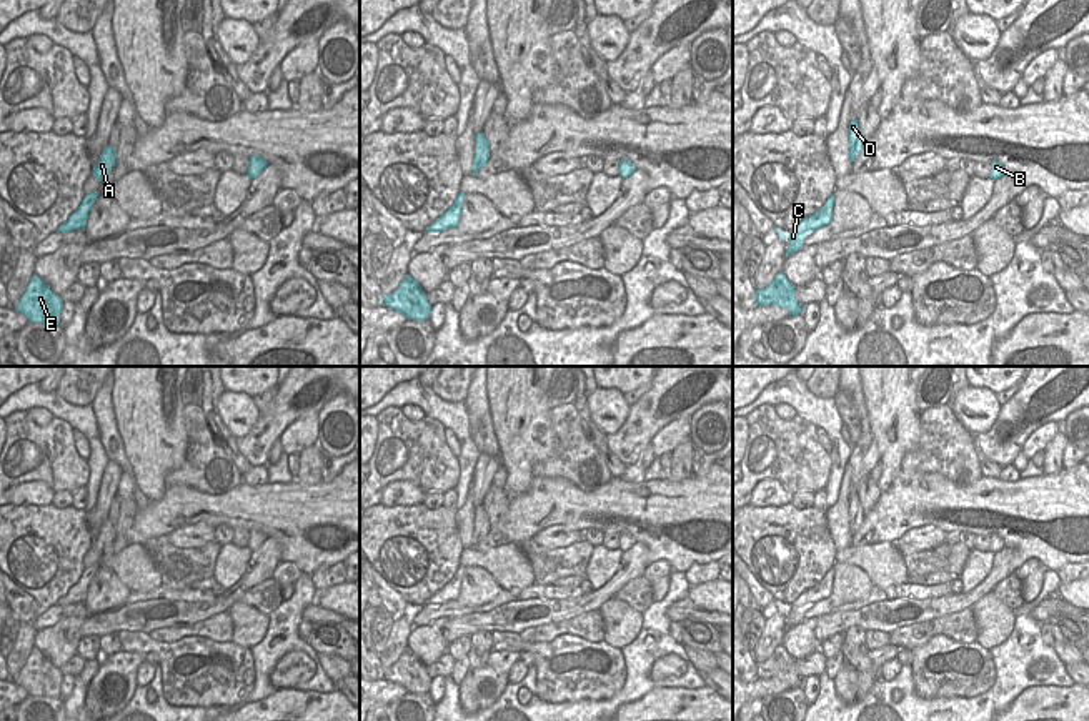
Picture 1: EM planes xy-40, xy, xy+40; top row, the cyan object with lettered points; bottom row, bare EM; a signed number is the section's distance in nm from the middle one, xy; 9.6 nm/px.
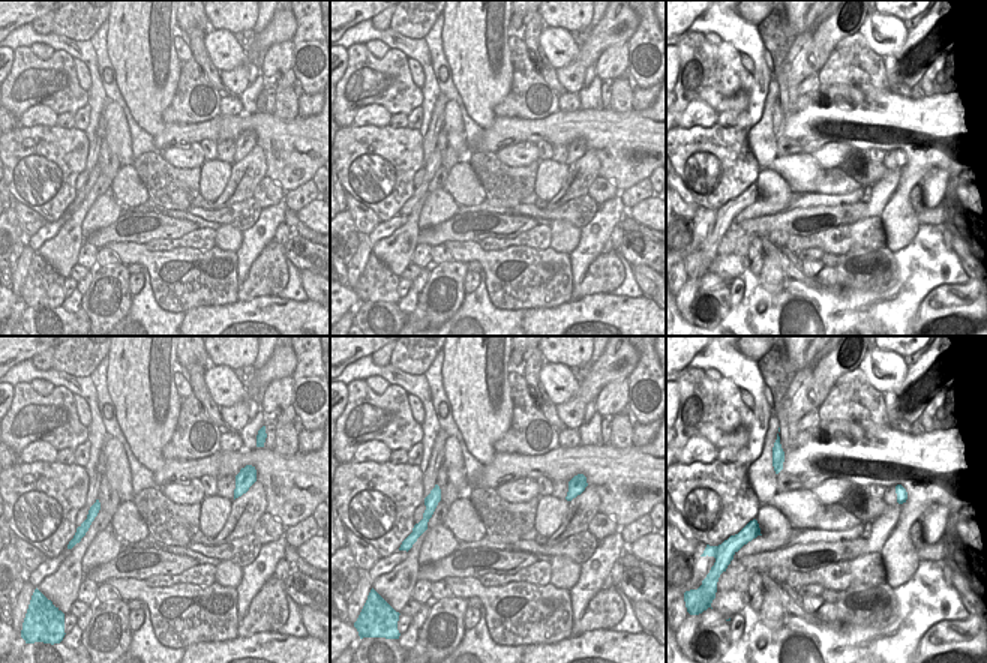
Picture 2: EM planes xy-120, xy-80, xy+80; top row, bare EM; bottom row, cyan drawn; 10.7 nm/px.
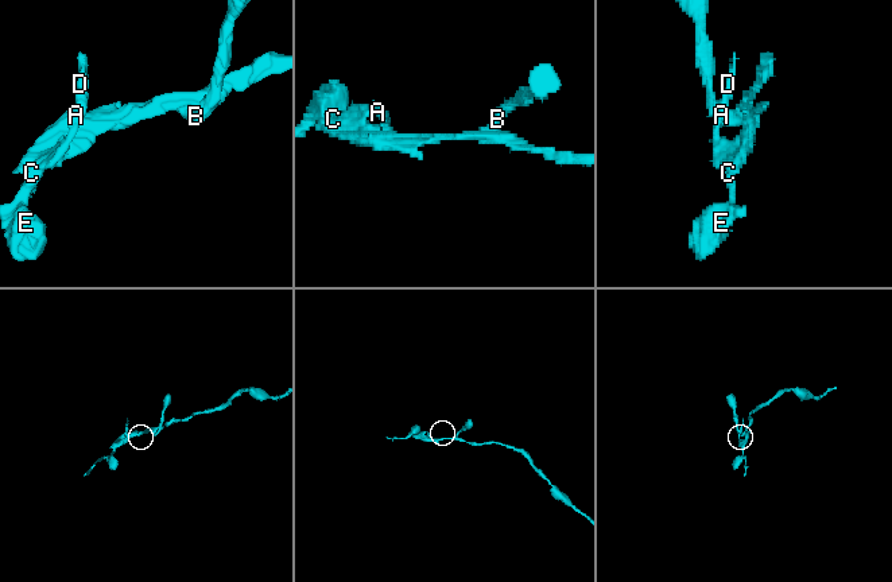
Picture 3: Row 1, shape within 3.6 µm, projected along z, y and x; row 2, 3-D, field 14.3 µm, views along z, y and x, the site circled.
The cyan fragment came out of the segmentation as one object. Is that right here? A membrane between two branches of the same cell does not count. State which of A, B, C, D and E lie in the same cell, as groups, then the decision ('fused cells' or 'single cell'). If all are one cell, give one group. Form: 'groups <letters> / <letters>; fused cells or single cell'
groups A C D E / B; fused cells

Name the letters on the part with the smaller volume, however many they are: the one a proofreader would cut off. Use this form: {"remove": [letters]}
{"remove": ["A", "C", "D", "E"]}

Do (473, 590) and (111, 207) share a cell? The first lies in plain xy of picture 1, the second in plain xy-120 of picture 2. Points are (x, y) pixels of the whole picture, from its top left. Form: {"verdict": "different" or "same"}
{"verdict": "same"}

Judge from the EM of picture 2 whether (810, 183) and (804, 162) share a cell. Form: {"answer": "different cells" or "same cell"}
{"answer": "same cell"}

